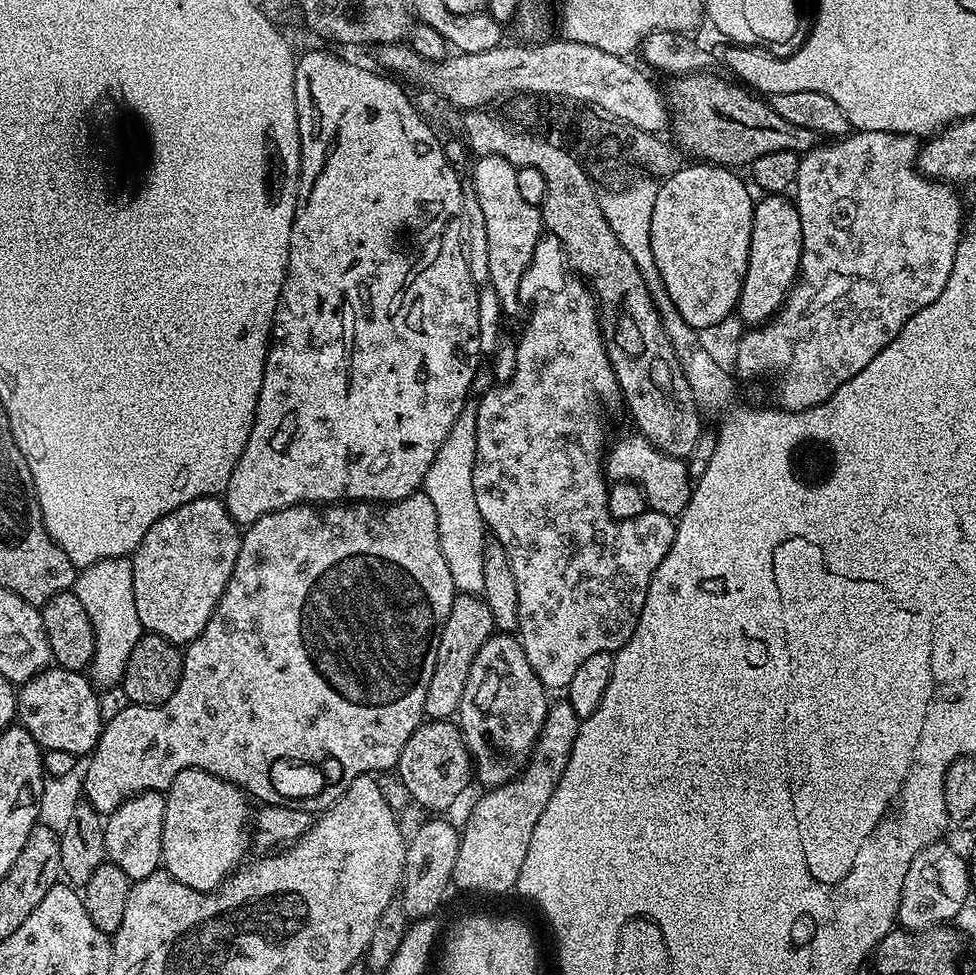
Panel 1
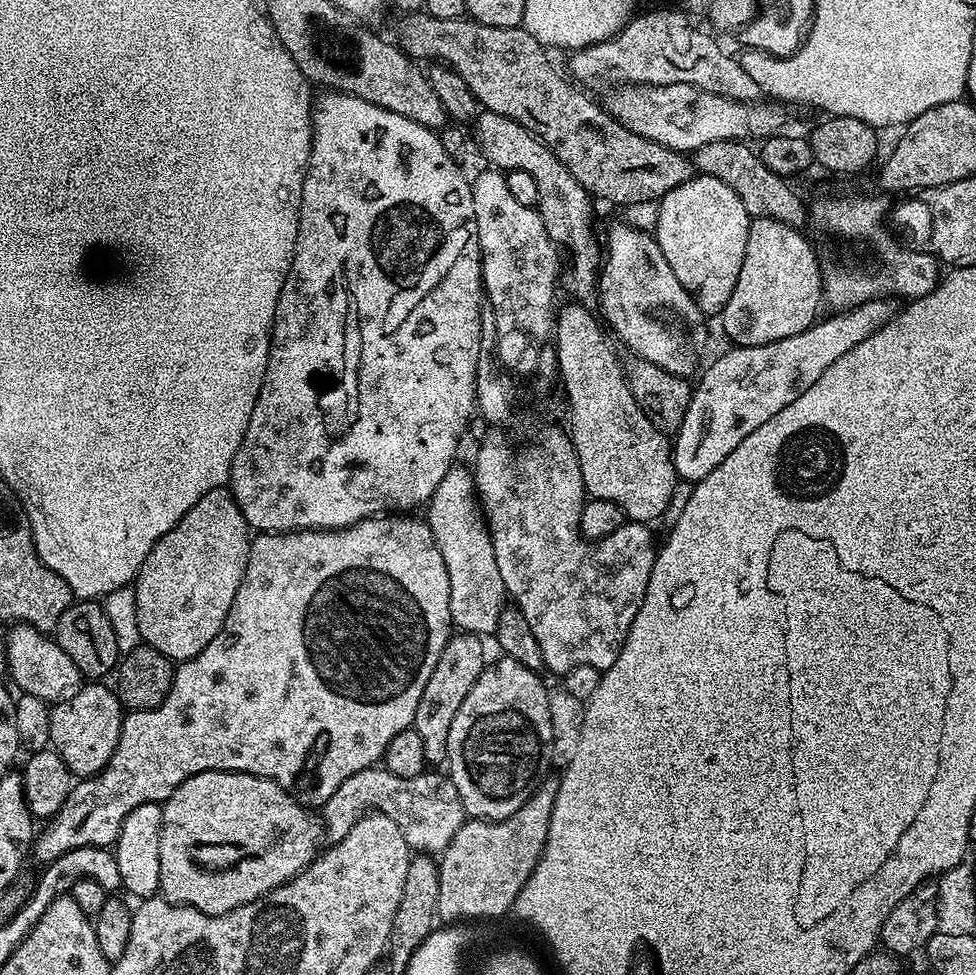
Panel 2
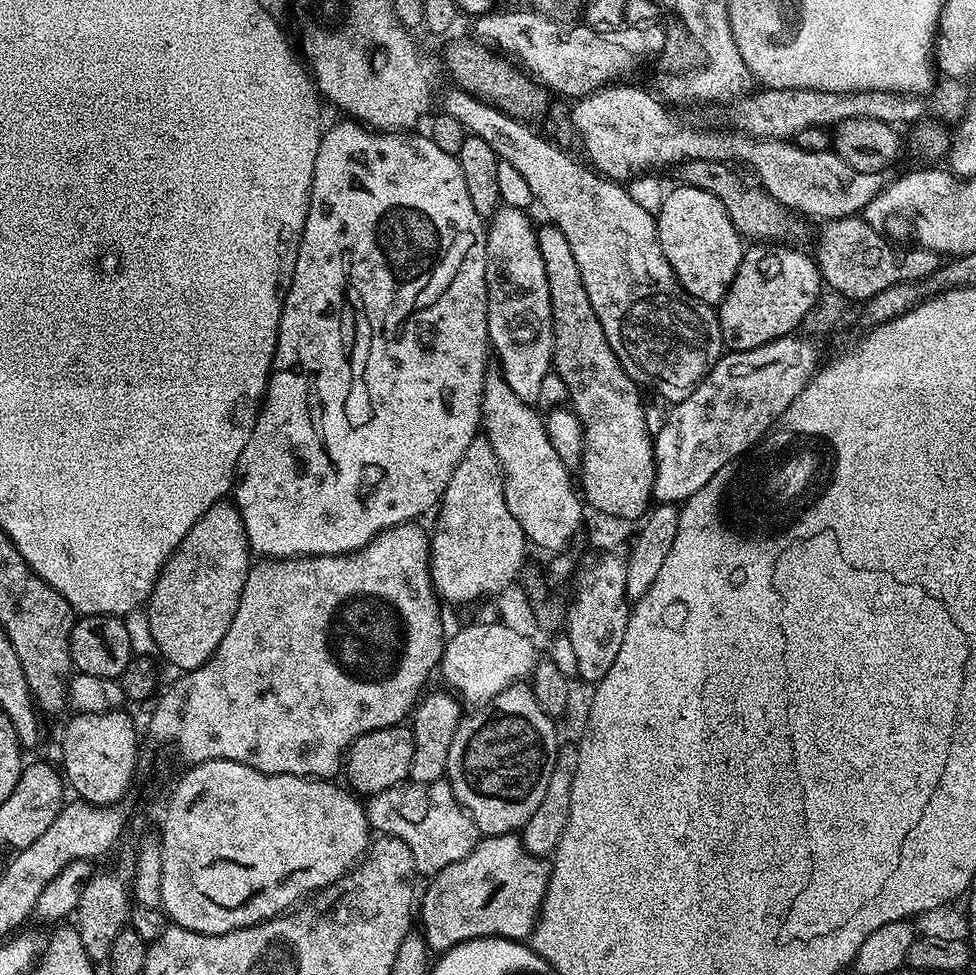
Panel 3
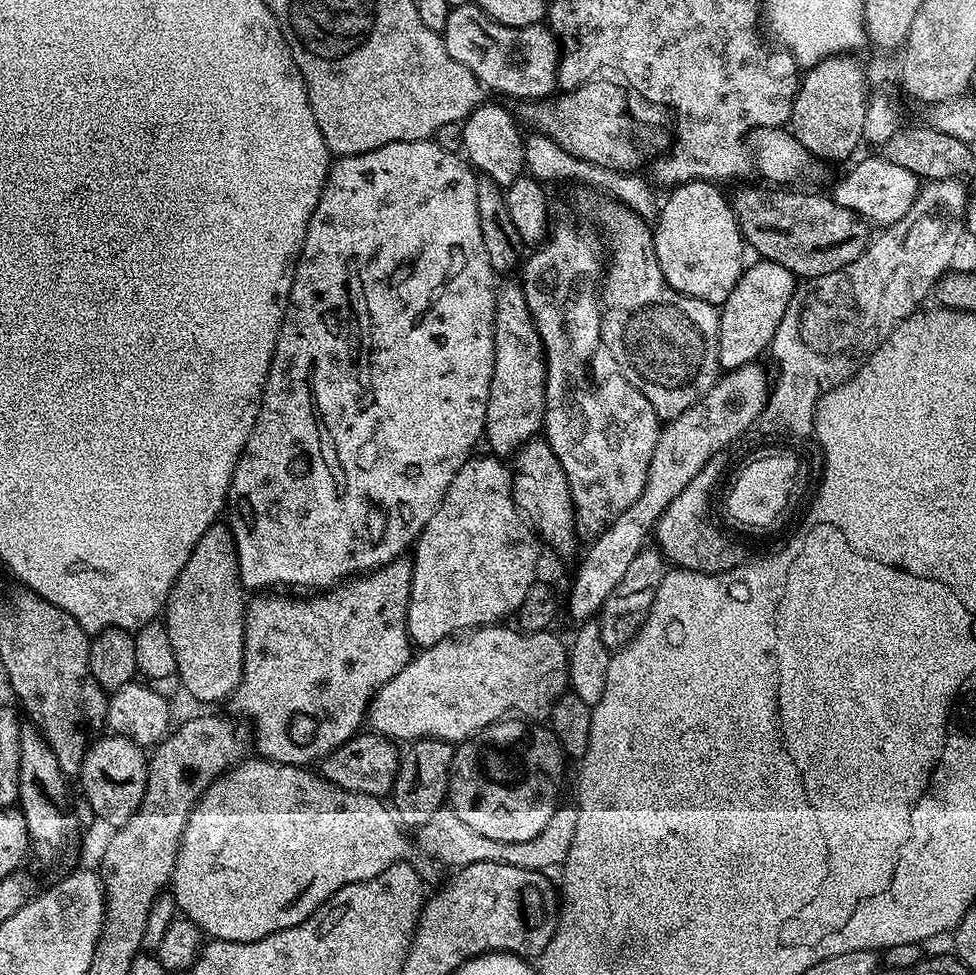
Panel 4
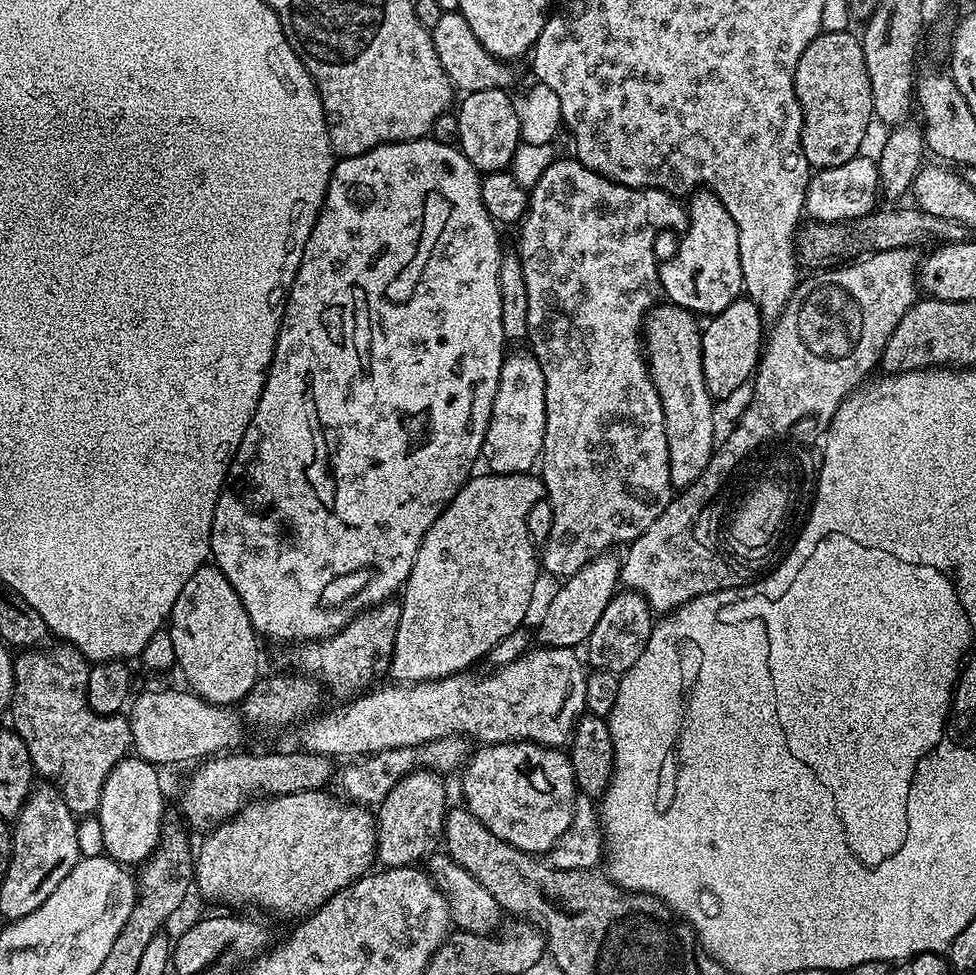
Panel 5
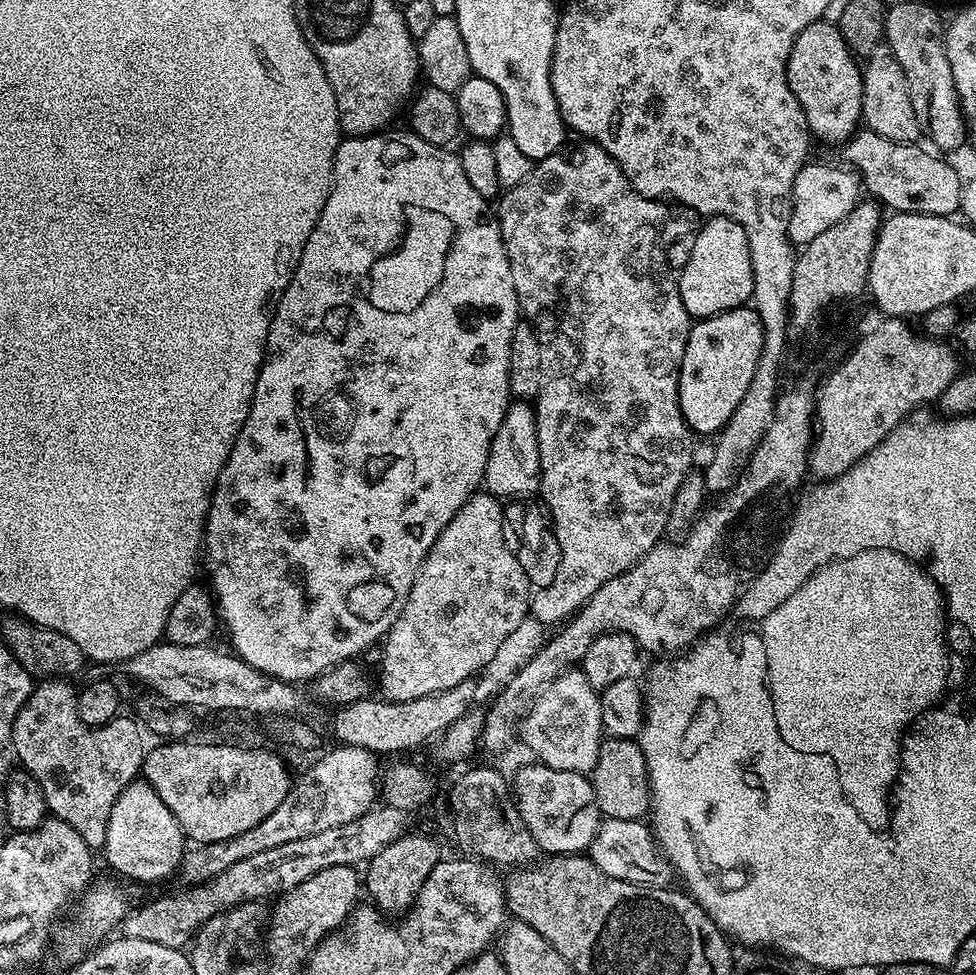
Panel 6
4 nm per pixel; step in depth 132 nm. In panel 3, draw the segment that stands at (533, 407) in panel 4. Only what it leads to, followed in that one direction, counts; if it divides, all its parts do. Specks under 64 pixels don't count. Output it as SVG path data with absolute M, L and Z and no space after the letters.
M523 208L496 209L486 224L486 290L488 291L488 342L494 360L500 367L507 385L518 398L536 402L543 390L543 380L552 368L552 299L546 278L546 266L542 266L542 250L538 250L536 228L528 221L529 213Z

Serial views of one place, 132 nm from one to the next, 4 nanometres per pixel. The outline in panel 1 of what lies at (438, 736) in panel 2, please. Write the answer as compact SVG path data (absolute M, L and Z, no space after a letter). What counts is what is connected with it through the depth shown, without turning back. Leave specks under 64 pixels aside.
M458 594L450 606L450 614L438 638L438 654L434 658L434 674L426 686L424 714L428 720L447 720L460 711L462 690L466 690L466 677L470 675L470 662L474 654L494 635L494 618L490 606L479 595Z

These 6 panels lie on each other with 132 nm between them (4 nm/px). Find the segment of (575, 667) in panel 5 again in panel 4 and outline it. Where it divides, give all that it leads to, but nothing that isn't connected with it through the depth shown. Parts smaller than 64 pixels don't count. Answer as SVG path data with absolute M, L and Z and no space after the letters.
M489 624L487 628L474 628L463 634L457 635L455 638L449 638L447 640L443 640L442 642L438 642L434 646L430 646L429 648L417 651L415 655L413 655L412 659L408 661L406 666L402 666L402 670L398 670L398 674L394 674L394 678L390 678L390 682L386 682L382 687L376 692L376 695L372 697L372 701L368 703L368 709L366 711L366 724L371 731L382 735L387 736L389 740L393 742L401 742L400 740L404 740L403 742L411 742L414 740L422 740L425 738L431 738L434 740L446 740L449 742L459 742L462 740L468 740L474 734L478 734L483 728L486 726L490 726L491 724L496 724L498 721L511 717L515 714L517 717L523 718L529 722L544 722L551 717L552 708L558 702L558 698L563 696L565 692L569 691L570 685L568 682L568 661L570 659L569 649L566 647L566 644L563 644L562 641L559 640L558 637L555 636L552 630L547 630L543 632L523 632L521 630L517 630L515 627L504 628L508 626L501 626L500 624Z

